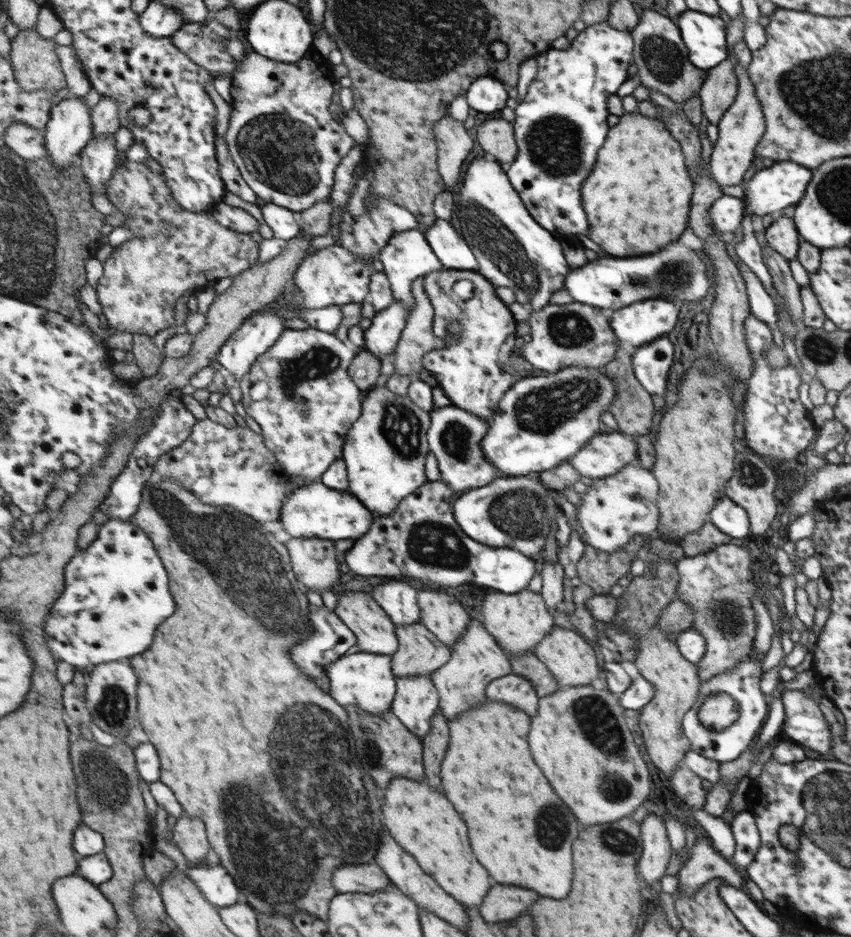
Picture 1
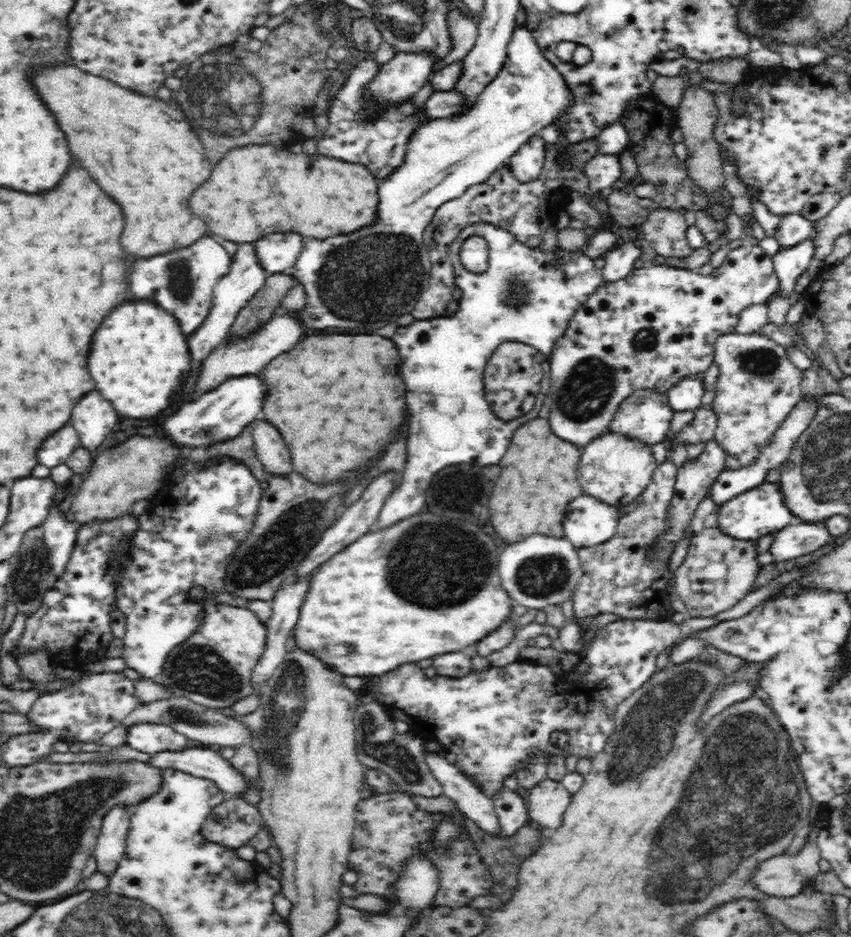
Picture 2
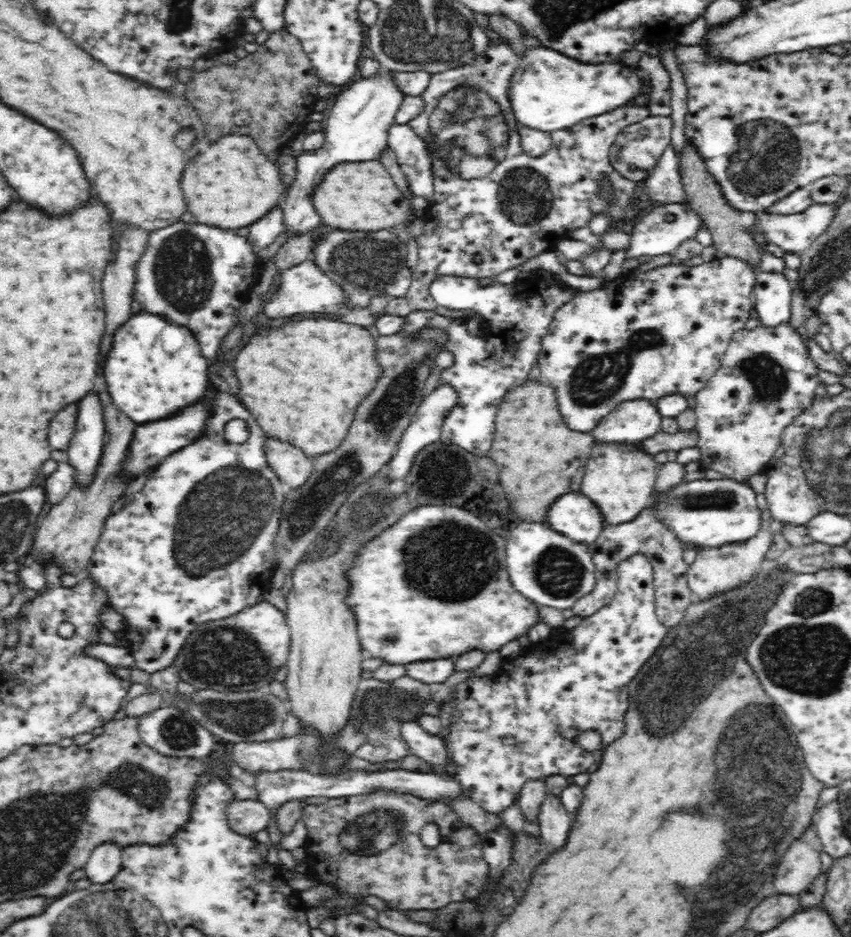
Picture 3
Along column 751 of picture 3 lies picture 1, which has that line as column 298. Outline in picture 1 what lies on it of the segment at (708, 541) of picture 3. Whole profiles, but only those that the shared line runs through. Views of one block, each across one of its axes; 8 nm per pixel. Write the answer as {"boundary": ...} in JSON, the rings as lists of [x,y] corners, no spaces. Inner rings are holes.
{"boundary":[[[316,480],[310,485],[293,488],[292,495],[288,495],[284,503],[281,522],[286,531],[296,538],[354,540],[368,534],[375,522],[375,514],[352,492],[340,492],[330,488],[323,480]]]}

